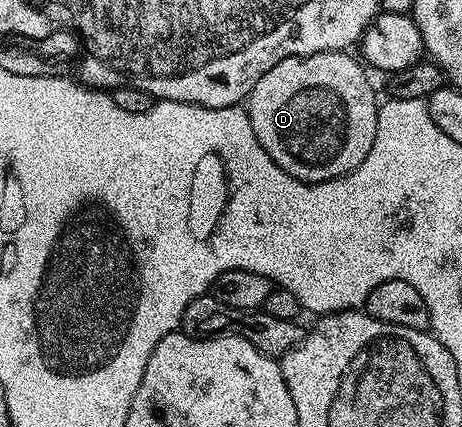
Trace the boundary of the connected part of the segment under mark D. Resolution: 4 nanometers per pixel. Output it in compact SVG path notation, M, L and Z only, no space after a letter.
M346 51L288 57L272 65L272 69L268 69L250 90L248 110L252 129L268 157L292 177L303 179L305 183L338 179L368 157L368 149L372 149L372 141L376 141L380 99L374 96L374 87L366 76L367 68L355 59Z

